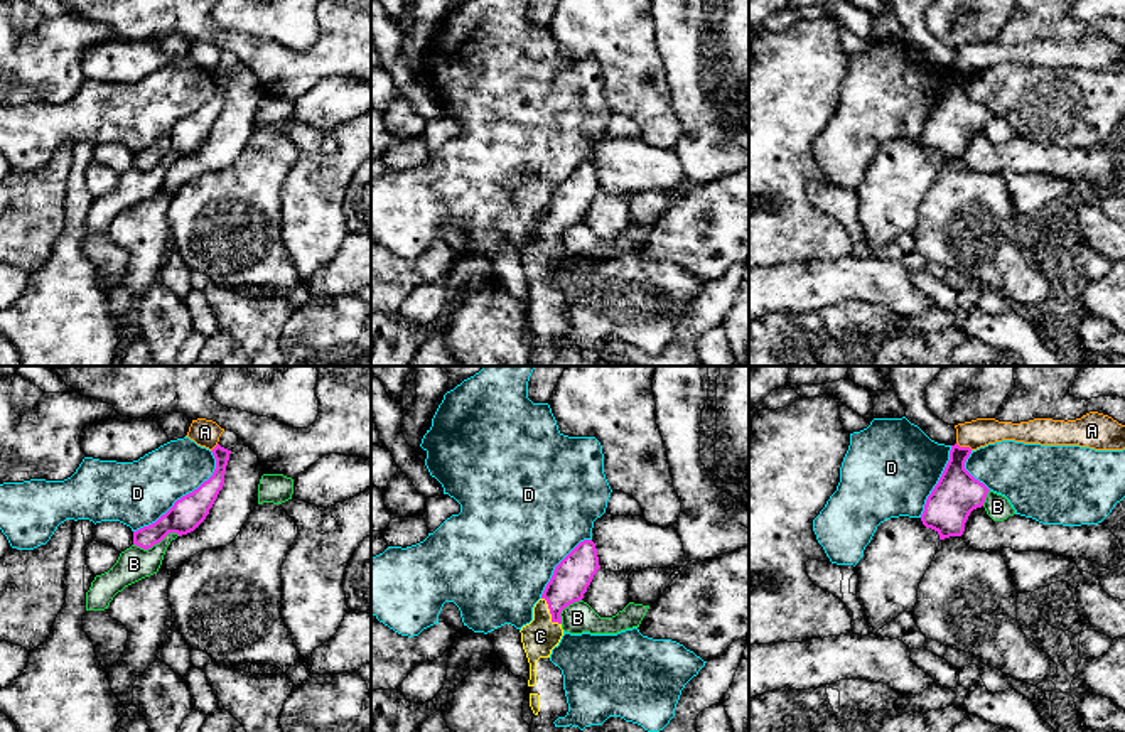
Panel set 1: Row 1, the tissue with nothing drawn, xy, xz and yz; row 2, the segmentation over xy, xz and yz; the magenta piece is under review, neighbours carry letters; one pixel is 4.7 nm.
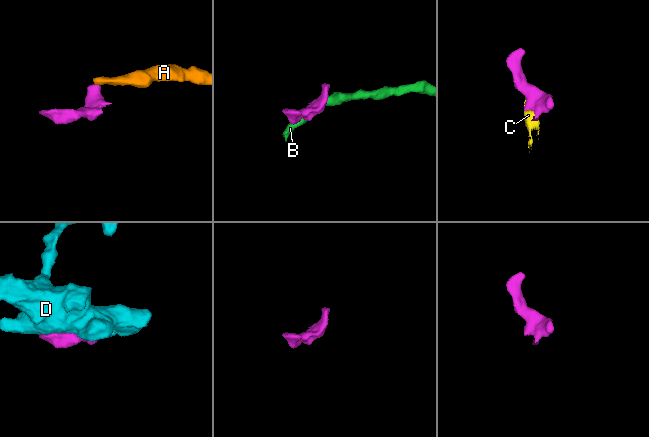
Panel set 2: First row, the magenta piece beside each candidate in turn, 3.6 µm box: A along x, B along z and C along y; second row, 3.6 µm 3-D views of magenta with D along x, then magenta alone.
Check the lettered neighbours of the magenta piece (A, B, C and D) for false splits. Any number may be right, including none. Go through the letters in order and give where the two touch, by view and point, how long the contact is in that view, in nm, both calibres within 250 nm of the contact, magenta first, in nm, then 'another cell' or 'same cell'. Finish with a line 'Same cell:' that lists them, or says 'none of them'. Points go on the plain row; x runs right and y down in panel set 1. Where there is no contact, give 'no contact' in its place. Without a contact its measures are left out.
A: contact yz (965, 69); length 90 nm; calibres 220 and 140 nm; another cell
B: contact xy (156, 166); length 220 nm; calibres 160 and 160 nm; another cell
C: contact xz (550, 235); length 160 nm; calibres 180 and 170 nm; same cell
D: contact xy (186, 117); length 550 nm; calibres 160 and 300 nm; another cell
Same cell: C

